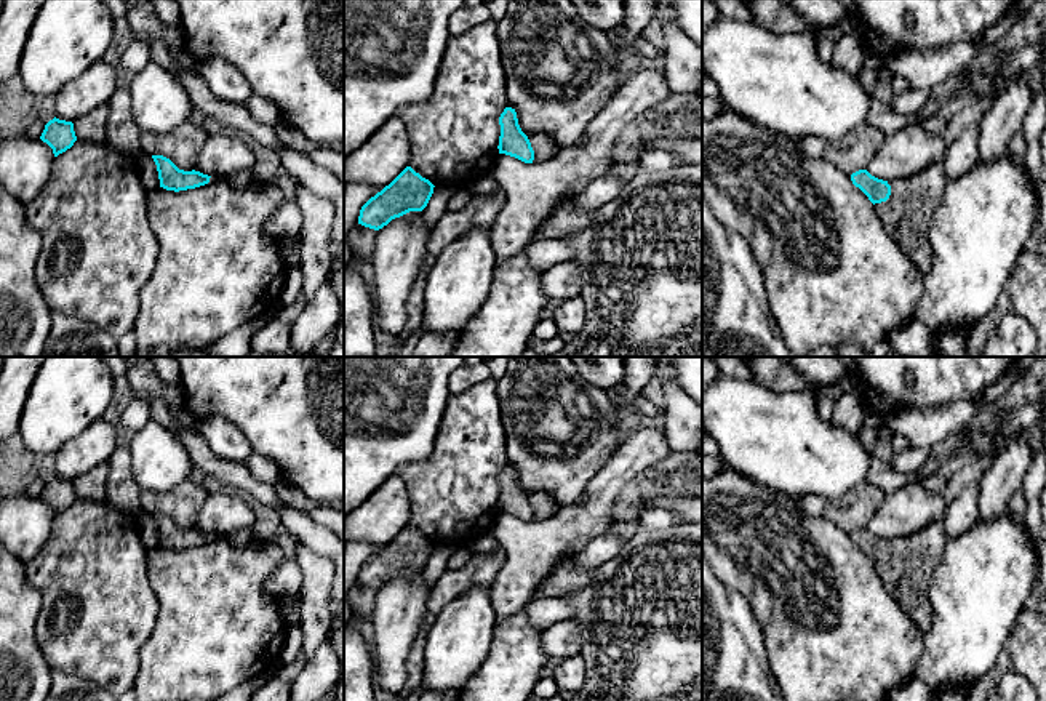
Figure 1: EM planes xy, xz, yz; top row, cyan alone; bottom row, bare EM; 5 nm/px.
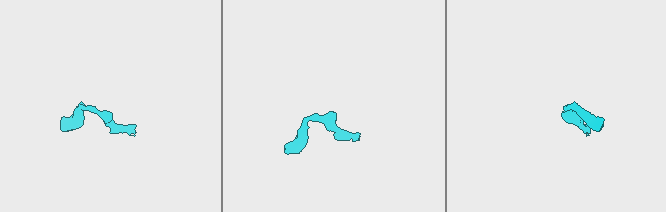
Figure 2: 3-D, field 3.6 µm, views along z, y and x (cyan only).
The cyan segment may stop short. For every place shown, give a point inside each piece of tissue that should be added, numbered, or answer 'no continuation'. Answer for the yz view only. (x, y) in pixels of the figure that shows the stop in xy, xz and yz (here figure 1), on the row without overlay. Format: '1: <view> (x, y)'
1: yz (907, 572)

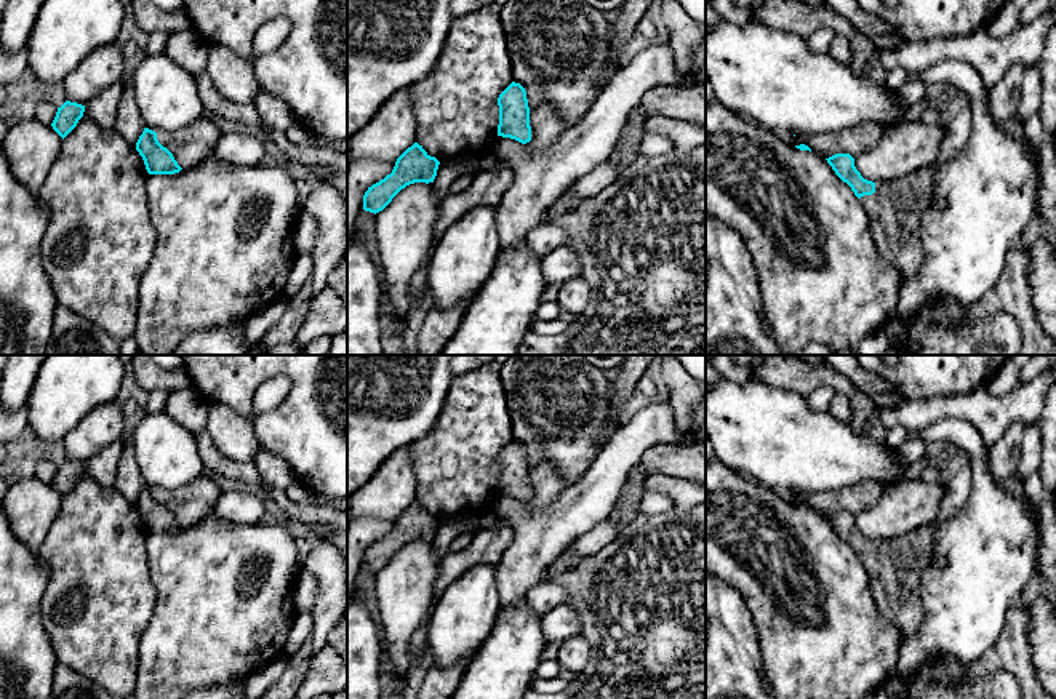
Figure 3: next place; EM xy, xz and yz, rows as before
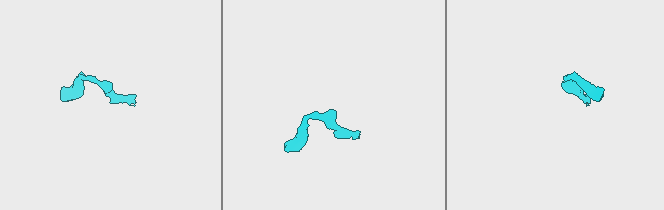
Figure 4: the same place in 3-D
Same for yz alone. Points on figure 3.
1: yz (895, 567)

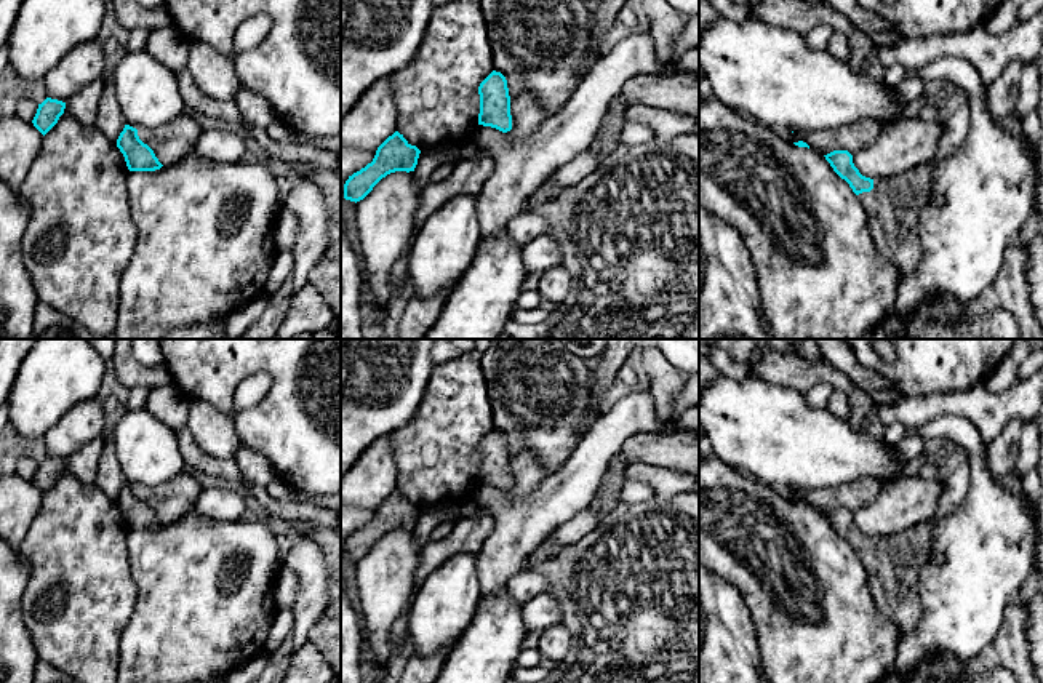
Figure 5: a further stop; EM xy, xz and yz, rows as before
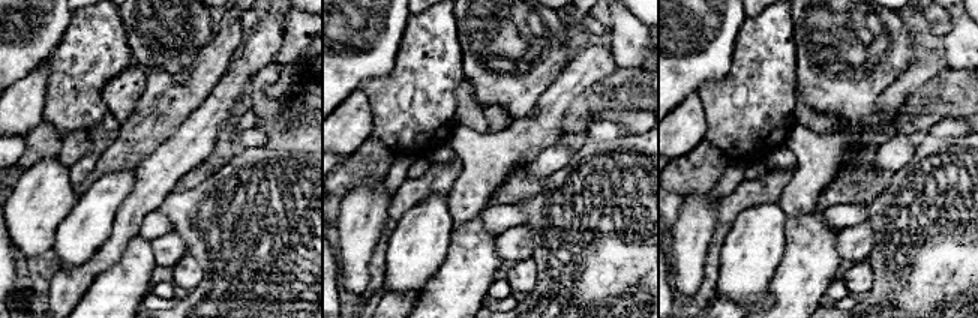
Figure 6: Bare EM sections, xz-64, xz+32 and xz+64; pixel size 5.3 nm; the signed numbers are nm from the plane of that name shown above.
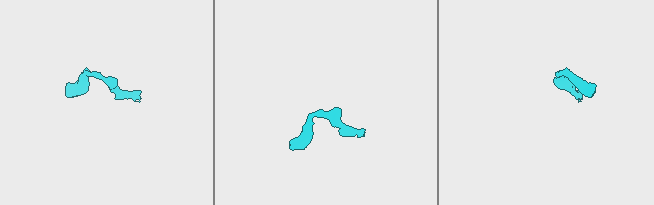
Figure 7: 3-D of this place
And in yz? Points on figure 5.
1: yz (893, 563)

